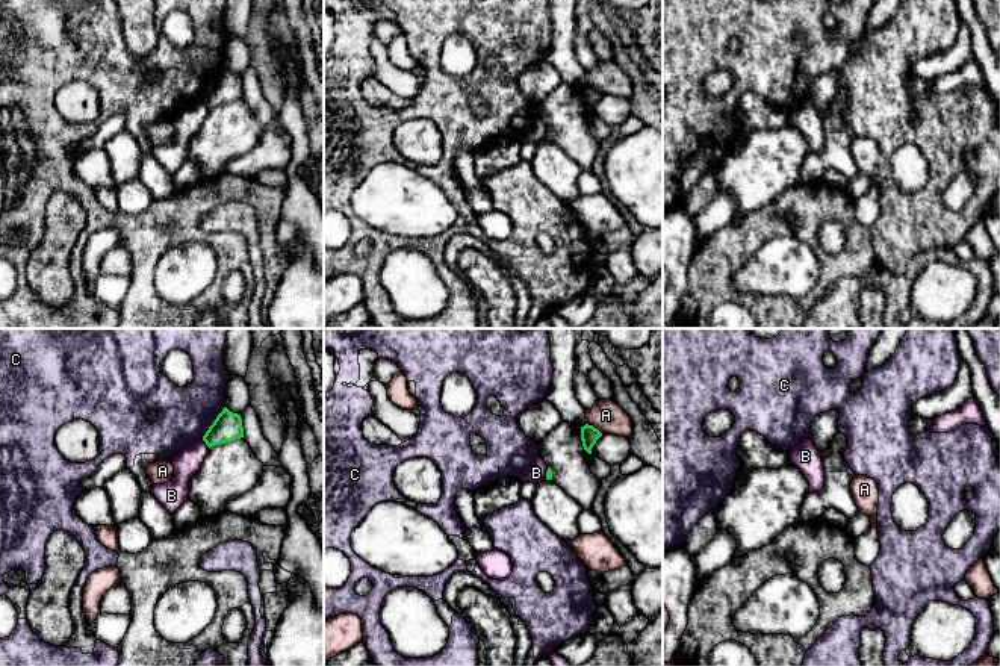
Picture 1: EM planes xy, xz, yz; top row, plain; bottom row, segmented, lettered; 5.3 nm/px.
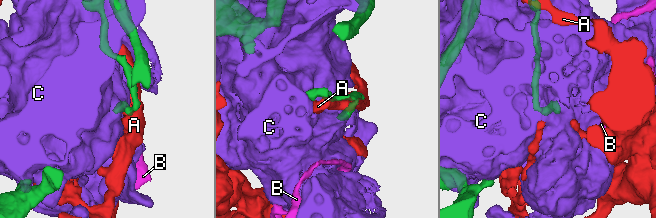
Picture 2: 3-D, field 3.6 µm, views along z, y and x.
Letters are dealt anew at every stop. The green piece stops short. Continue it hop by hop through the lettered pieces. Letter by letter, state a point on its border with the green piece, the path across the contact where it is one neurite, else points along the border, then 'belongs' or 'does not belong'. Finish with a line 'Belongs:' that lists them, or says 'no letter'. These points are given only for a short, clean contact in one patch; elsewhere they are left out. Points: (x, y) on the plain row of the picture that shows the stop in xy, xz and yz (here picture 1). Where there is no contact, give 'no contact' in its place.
A: contact xz (593, 88); does not belong
B: contact xy (206, 105); border xy (201, 100), (209, 108); does not belong
C: contact xy (214, 84); does not belong
Belongs: no letter

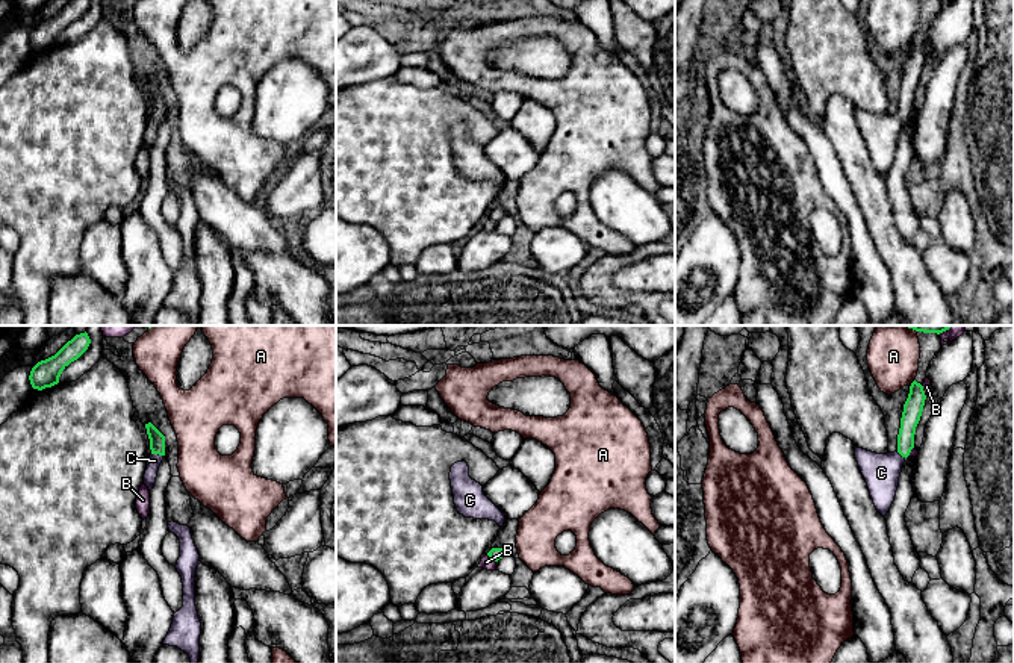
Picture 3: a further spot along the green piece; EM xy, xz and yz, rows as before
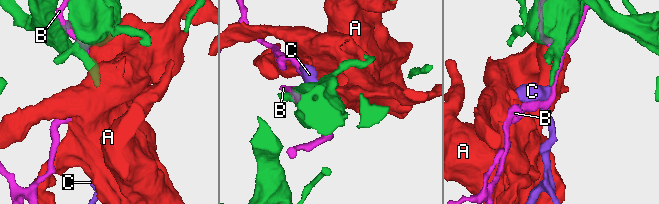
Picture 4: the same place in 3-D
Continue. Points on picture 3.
A: contact yz (911, 44); does not belong
B: contact xz (491, 218); does not belong
C: contact xy (158, 114); way xy (156, 99), (158, 114), (155, 121); belongs
Belongs: C

